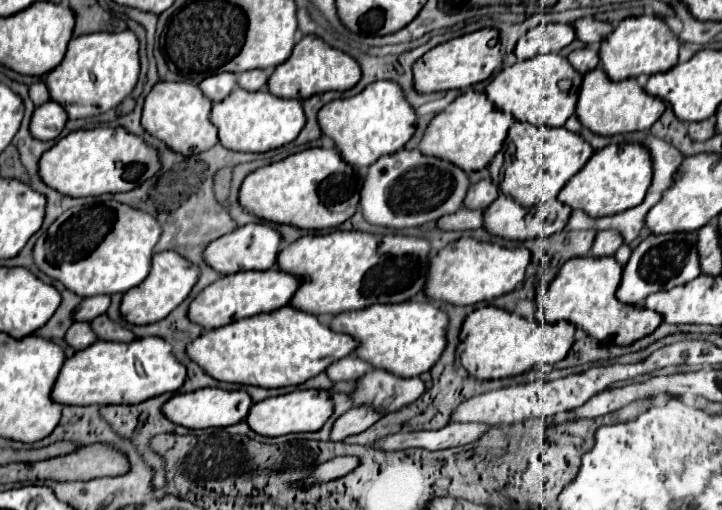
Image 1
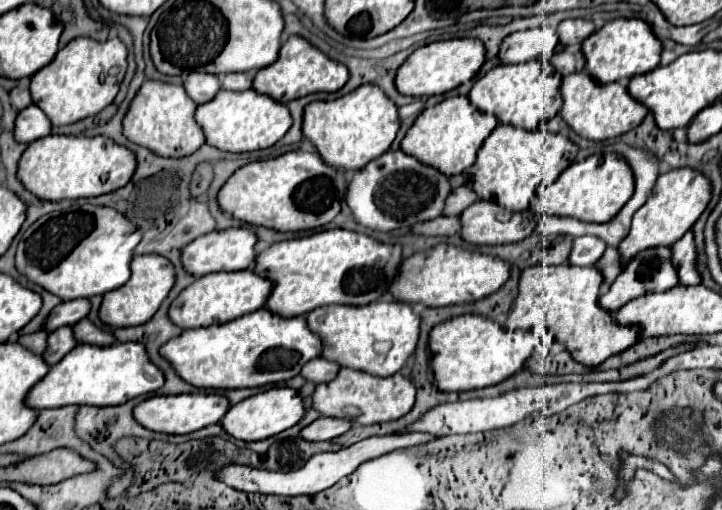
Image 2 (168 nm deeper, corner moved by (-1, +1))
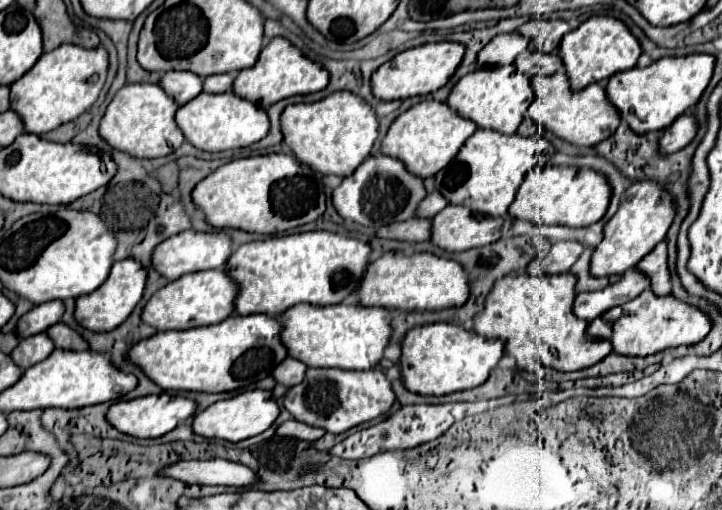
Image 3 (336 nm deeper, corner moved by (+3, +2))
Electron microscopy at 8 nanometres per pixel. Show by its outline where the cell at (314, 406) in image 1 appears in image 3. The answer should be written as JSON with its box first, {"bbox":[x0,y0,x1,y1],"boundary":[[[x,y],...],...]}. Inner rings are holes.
{"bbox":[193,390,281,442],"boundary":[[[249,390],[249,392],[237,394],[229,400],[215,402],[207,410],[199,412],[197,418],[193,420],[193,430],[195,430],[195,434],[201,434],[205,438],[221,438],[221,440],[229,440],[229,442],[241,442],[241,440],[247,440],[251,436],[265,432],[277,420],[279,412],[281,412],[281,408],[279,408],[277,400],[273,398],[271,390]]]}

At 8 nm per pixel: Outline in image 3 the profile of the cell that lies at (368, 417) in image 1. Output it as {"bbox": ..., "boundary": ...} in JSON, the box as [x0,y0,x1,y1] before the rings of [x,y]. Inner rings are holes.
{"bbox":[277,420,325,442],"boundary":[[[289,420],[289,422],[283,422],[277,428],[277,434],[299,438],[299,440],[307,440],[307,442],[315,442],[315,440],[319,440],[325,434],[325,430],[309,426],[309,424],[303,424],[303,422],[297,422],[297,420]]]}

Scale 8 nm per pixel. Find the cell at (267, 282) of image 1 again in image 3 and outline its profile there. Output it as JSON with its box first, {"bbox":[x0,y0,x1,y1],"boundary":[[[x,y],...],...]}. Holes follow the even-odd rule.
{"bbox":[143,270,241,330],"boundary":[[[203,270],[185,274],[163,286],[143,308],[143,320],[157,330],[183,330],[203,324],[219,324],[235,312],[241,286],[225,270]]]}

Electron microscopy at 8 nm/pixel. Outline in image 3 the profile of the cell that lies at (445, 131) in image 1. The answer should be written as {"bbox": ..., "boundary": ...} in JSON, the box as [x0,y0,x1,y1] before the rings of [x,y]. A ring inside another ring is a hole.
{"bbox":[381,100,477,178],"boundary":[[[425,100],[411,106],[391,124],[383,140],[381,152],[393,158],[401,158],[401,162],[405,162],[405,166],[409,166],[415,174],[421,174],[421,178],[429,178],[453,162],[465,140],[475,130],[477,130],[475,122],[461,118],[449,104],[437,100]]]}

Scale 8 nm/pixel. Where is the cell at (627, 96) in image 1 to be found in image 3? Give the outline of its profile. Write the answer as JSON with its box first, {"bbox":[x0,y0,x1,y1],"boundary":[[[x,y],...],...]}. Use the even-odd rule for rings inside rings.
{"bbox":[527,70,621,146],"boundary":[[[559,70],[553,76],[533,78],[535,102],[529,106],[527,116],[531,116],[543,130],[551,130],[555,136],[575,144],[575,146],[595,146],[601,140],[609,138],[621,124],[621,114],[611,106],[605,86],[589,84],[583,90],[571,90],[571,82],[565,70]]]}

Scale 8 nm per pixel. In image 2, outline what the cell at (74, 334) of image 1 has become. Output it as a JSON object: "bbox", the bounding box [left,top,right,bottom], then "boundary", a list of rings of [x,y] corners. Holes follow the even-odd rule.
{"bbox":[43,327,77,365],"boundary":[[[59,327],[55,331],[49,333],[47,337],[47,349],[43,351],[43,359],[45,363],[55,365],[65,353],[69,353],[73,347],[77,345],[73,331],[69,327]]]}

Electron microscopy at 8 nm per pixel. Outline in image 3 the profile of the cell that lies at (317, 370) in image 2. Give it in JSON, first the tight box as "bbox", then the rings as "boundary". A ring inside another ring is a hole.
{"bbox":[273,358,307,386],"boundary":[[[287,358],[287,362],[281,362],[281,366],[277,366],[277,370],[273,370],[273,376],[279,384],[297,386],[299,382],[305,380],[305,372],[307,372],[307,364],[303,364],[301,360],[295,360],[295,358]]]}

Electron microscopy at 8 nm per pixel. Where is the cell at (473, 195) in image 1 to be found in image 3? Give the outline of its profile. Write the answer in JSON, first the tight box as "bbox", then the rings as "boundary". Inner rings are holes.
{"bbox":[417,192,449,218],"boundary":[[[433,192],[425,198],[425,202],[421,202],[421,210],[417,210],[419,218],[433,218],[435,214],[439,214],[445,206],[449,206],[449,200],[443,198],[439,192]]]}

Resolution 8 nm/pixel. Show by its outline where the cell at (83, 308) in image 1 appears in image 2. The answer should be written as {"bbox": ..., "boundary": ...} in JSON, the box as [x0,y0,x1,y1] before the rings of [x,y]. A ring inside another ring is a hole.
{"bbox":[45,299,89,333],"boundary":[[[71,299],[71,301],[63,301],[59,303],[45,319],[45,331],[51,333],[61,325],[73,325],[79,319],[87,317],[89,313],[89,301],[87,299]]]}

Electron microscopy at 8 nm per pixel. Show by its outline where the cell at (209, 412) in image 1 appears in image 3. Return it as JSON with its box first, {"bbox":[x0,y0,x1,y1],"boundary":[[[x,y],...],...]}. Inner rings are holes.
{"bbox":[109,392,197,438],"boundary":[[[167,392],[163,394],[153,394],[153,396],[143,396],[143,398],[135,398],[135,400],[123,400],[117,402],[109,408],[109,422],[113,422],[113,426],[129,436],[135,438],[159,438],[165,436],[167,432],[175,430],[179,422],[193,418],[197,412],[197,402],[193,402],[191,398],[183,398],[183,396],[171,396]]]}

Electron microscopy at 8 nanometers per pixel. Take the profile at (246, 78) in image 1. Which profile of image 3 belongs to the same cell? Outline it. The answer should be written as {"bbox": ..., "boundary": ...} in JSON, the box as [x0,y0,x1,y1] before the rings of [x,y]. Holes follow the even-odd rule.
{"bbox":[205,74,237,94],"boundary":[[[215,74],[215,76],[207,76],[205,78],[205,92],[213,92],[213,94],[221,94],[233,88],[237,74]]]}

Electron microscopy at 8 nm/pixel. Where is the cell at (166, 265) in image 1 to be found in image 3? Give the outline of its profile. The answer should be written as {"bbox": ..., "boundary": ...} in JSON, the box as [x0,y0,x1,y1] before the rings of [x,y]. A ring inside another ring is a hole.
{"bbox":[75,258,147,332],"boundary":[[[135,258],[119,260],[113,264],[113,270],[111,270],[105,286],[99,286],[93,294],[85,294],[77,300],[75,318],[81,326],[85,326],[93,332],[109,332],[109,330],[121,326],[131,316],[131,312],[143,298],[145,286],[147,286],[147,270]]]}

